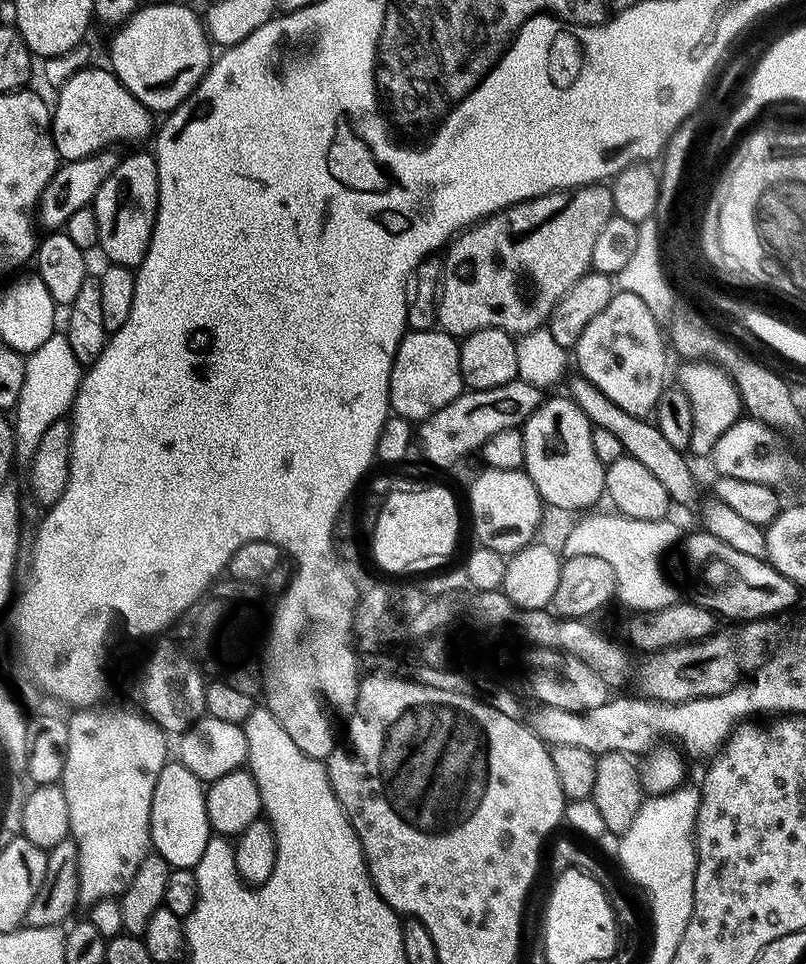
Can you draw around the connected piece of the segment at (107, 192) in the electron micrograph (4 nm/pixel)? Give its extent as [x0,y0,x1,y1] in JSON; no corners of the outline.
[94,151,158,269]

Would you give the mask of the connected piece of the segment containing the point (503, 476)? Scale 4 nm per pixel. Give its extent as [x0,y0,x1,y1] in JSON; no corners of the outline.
[468,468,546,558]

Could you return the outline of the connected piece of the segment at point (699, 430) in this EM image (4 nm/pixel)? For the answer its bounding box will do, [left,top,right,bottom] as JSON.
[677,361,743,457]

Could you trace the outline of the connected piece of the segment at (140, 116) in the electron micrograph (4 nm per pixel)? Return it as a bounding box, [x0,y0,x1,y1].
[52,66,153,161]

